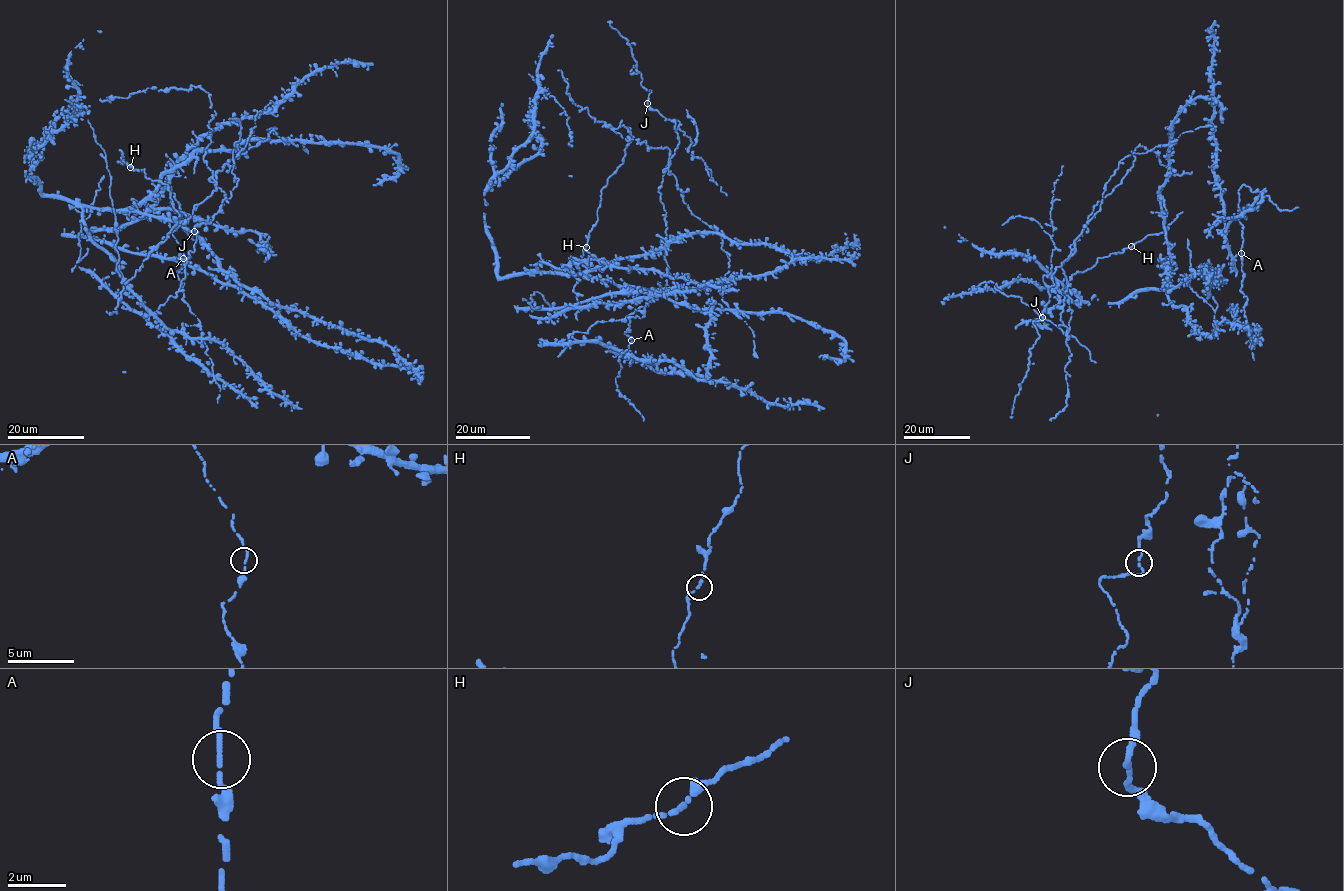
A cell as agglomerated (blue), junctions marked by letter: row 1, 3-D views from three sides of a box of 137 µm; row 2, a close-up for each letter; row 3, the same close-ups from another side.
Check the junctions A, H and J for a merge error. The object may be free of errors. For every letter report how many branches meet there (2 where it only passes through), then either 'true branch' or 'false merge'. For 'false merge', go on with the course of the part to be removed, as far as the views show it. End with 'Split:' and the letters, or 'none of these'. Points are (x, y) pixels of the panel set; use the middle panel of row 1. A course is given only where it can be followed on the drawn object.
A: branches 2; true branch
H: branches 2; true branch
J: branches 2; true branch
Split: none of these

